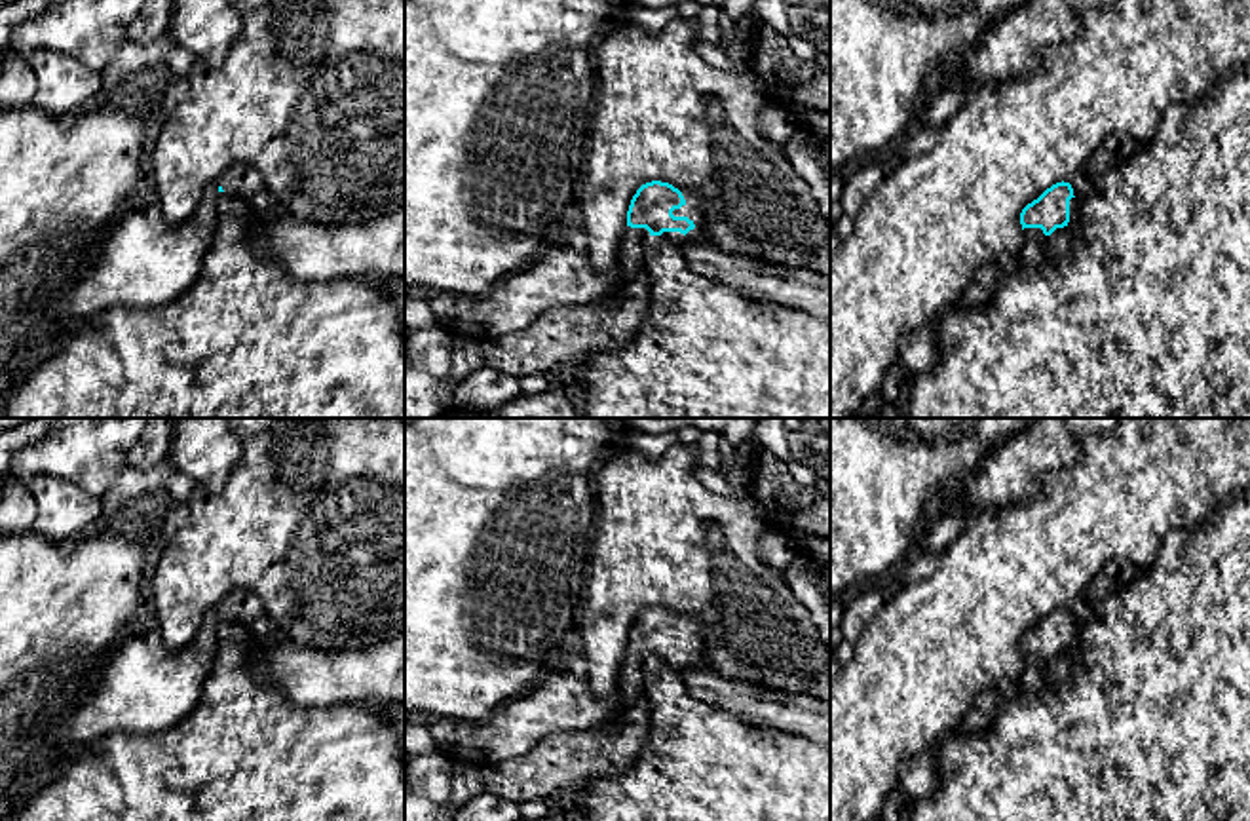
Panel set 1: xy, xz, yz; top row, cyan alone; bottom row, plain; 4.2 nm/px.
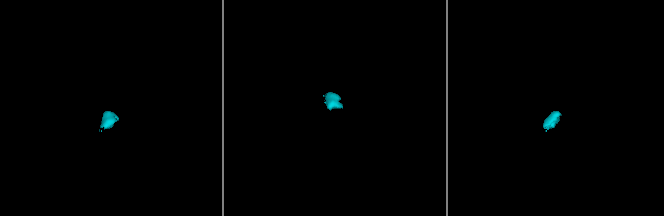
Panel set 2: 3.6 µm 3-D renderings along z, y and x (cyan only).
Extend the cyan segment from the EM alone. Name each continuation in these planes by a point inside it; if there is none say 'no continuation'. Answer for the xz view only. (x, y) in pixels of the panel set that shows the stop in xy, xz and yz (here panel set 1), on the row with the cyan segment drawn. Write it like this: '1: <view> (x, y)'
1: xz (694, 234)
2: xz (561, 278)

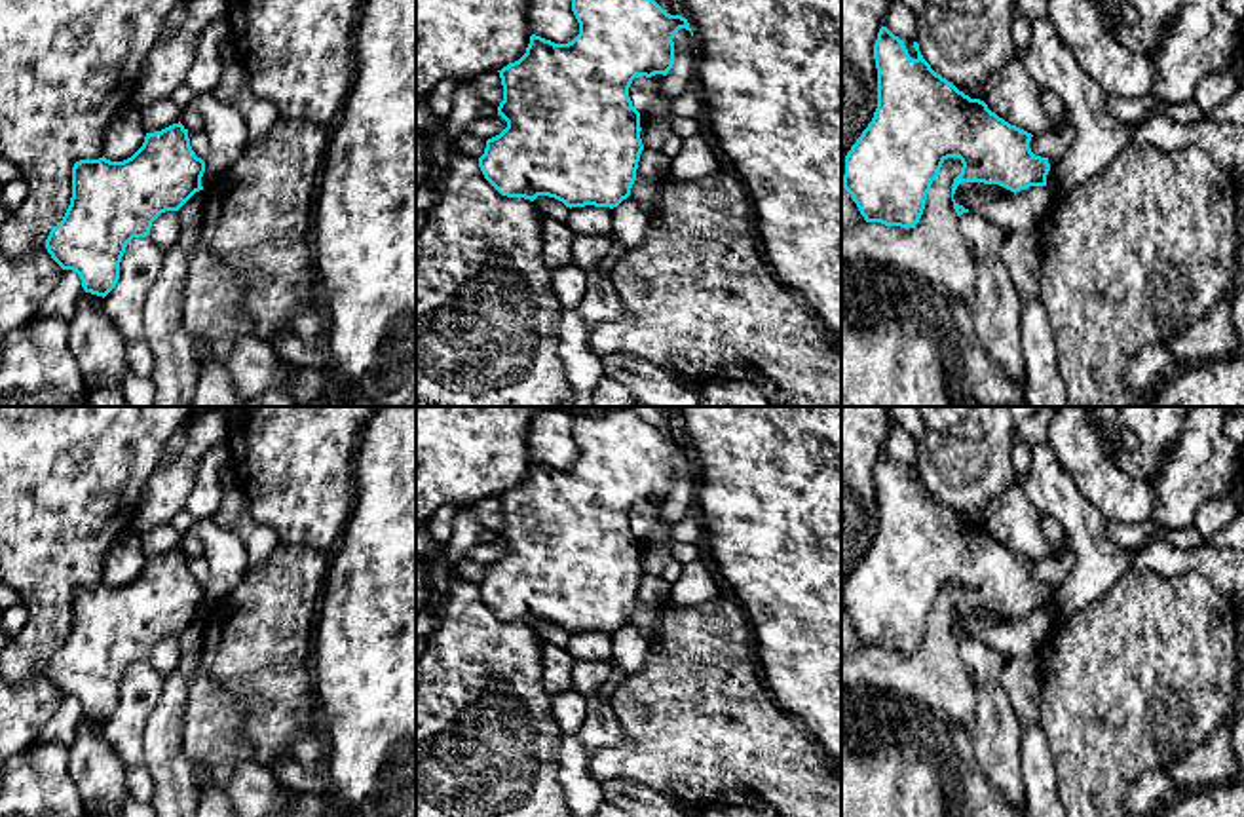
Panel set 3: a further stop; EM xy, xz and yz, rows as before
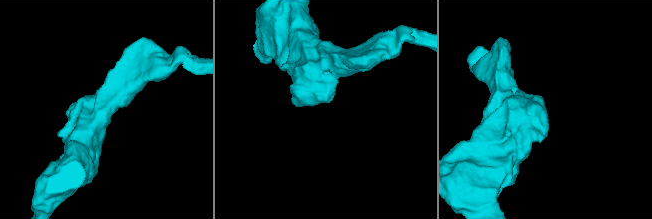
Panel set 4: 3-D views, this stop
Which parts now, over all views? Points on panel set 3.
no continuation

